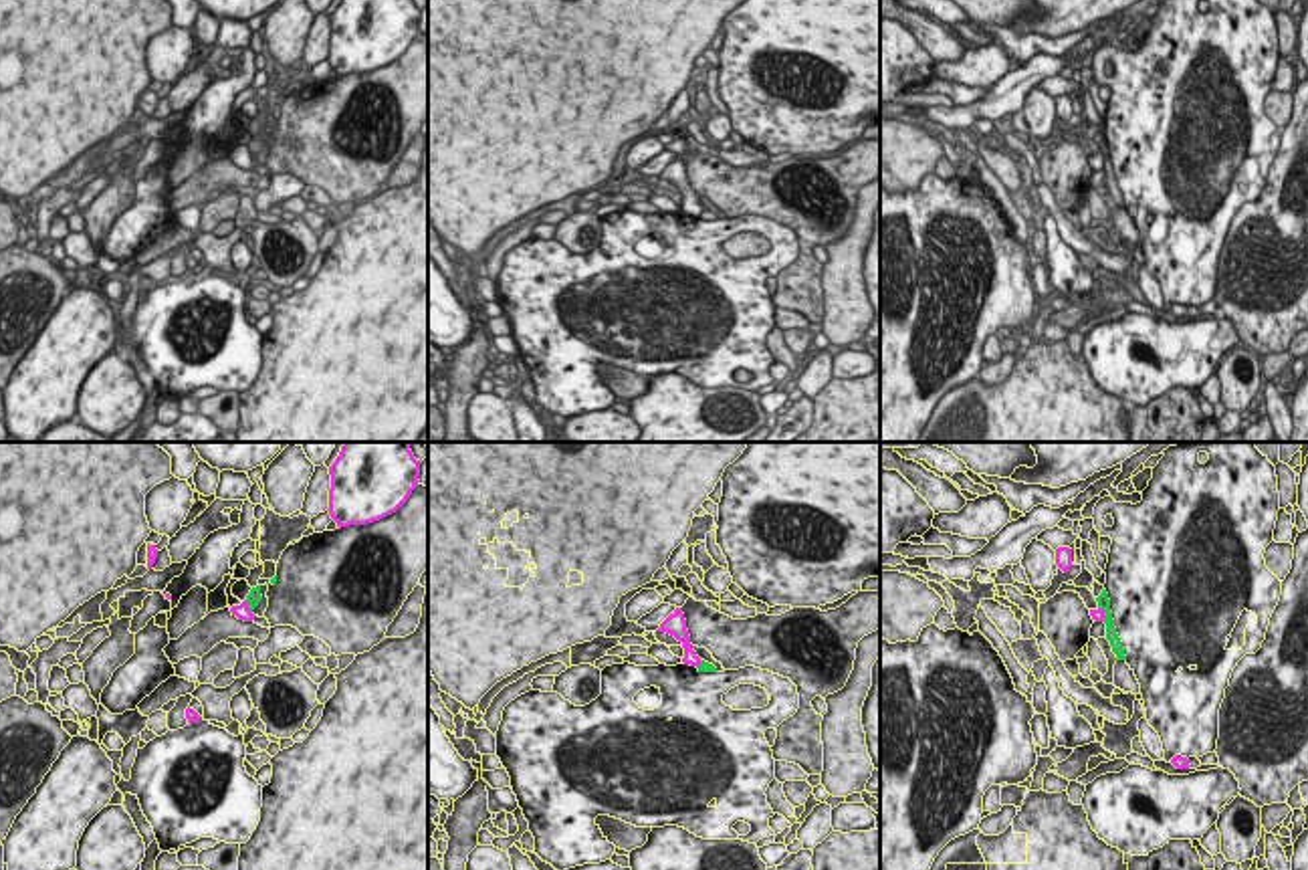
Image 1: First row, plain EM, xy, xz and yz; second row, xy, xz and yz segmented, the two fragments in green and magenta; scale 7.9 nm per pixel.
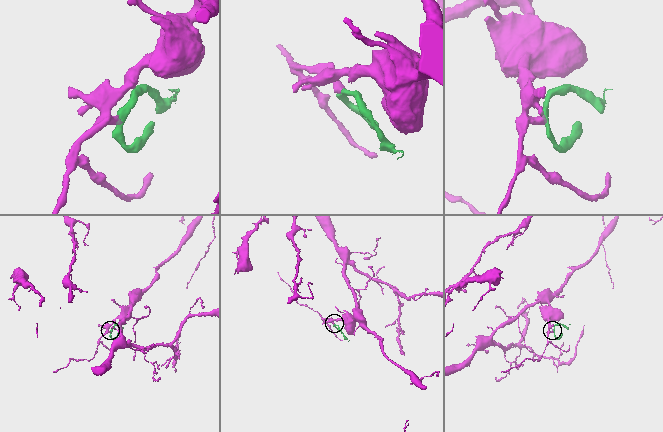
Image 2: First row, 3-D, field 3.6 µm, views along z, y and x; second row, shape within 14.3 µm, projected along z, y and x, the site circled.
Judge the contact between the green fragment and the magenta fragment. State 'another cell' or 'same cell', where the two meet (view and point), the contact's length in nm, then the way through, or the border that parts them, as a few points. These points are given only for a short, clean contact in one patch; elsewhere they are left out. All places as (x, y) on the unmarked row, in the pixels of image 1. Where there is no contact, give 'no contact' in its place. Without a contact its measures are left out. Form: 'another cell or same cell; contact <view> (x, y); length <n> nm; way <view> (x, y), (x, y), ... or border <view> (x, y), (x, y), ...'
another cell; contact xy (249, 154); length 120 nm; border xy (245, 148), (251, 160)

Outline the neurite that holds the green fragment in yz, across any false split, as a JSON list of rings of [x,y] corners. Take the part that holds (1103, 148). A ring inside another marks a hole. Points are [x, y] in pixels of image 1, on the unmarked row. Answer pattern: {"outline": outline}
{"outline": [[[1102,137],[1102,141],[1096,145],[1096,149],[1098,149],[1098,155],[1104,159],[1106,188],[1110,190],[1112,200],[1116,202],[1118,208],[1126,208],[1122,190],[1120,190],[1116,176],[1114,176],[1110,147],[1108,147],[1106,137]]]}

